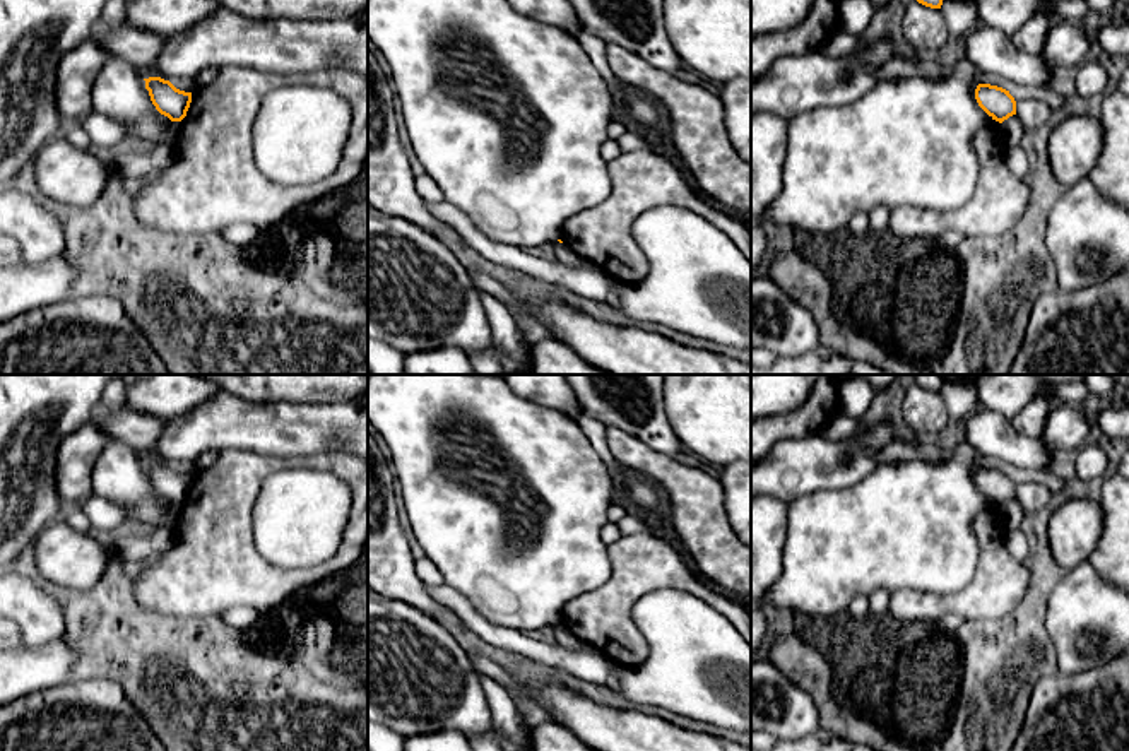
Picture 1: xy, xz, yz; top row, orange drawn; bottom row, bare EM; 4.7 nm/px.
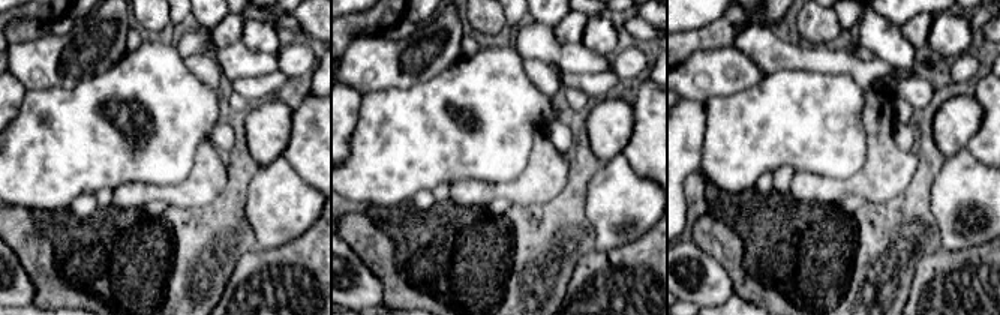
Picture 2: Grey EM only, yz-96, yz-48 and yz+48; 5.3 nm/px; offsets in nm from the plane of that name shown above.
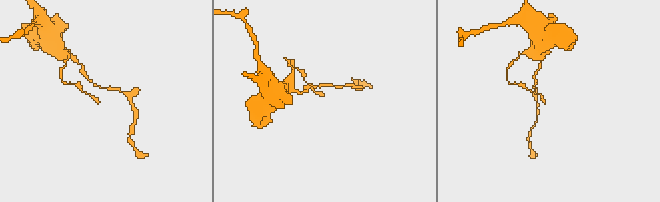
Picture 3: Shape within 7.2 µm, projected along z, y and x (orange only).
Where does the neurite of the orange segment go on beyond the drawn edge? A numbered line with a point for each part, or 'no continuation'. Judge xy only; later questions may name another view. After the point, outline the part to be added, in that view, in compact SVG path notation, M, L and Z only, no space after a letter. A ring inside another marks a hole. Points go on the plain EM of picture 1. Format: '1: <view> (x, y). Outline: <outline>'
no continuation

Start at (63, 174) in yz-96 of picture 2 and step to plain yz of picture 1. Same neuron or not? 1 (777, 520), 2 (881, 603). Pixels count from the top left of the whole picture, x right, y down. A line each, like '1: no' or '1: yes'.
1: no
2: no

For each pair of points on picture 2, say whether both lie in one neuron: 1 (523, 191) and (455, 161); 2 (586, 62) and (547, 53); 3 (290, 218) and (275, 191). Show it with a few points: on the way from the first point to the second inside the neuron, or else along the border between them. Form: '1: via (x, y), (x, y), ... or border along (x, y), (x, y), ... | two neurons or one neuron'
1: border along (531, 159), (526, 168), (508, 182), (470, 180) | two neurons
2: via (577, 59), (556, 53) | one neuron
3: via (284, 212), (276, 197) | one neuron

